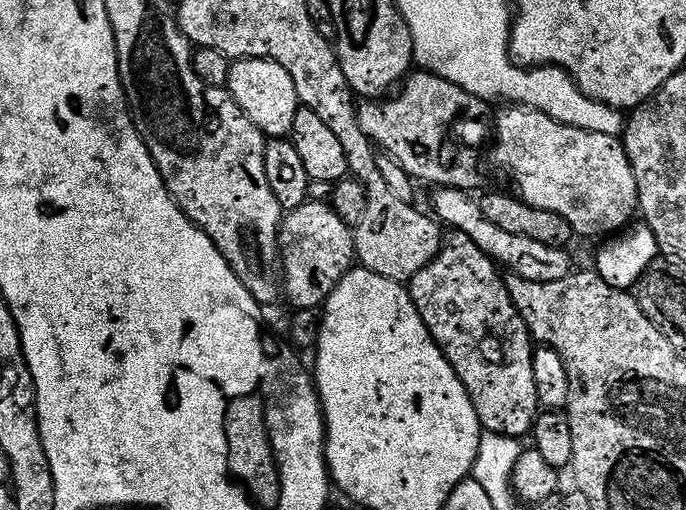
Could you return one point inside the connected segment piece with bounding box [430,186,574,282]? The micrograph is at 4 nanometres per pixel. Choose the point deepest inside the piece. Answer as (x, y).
(530, 258)

